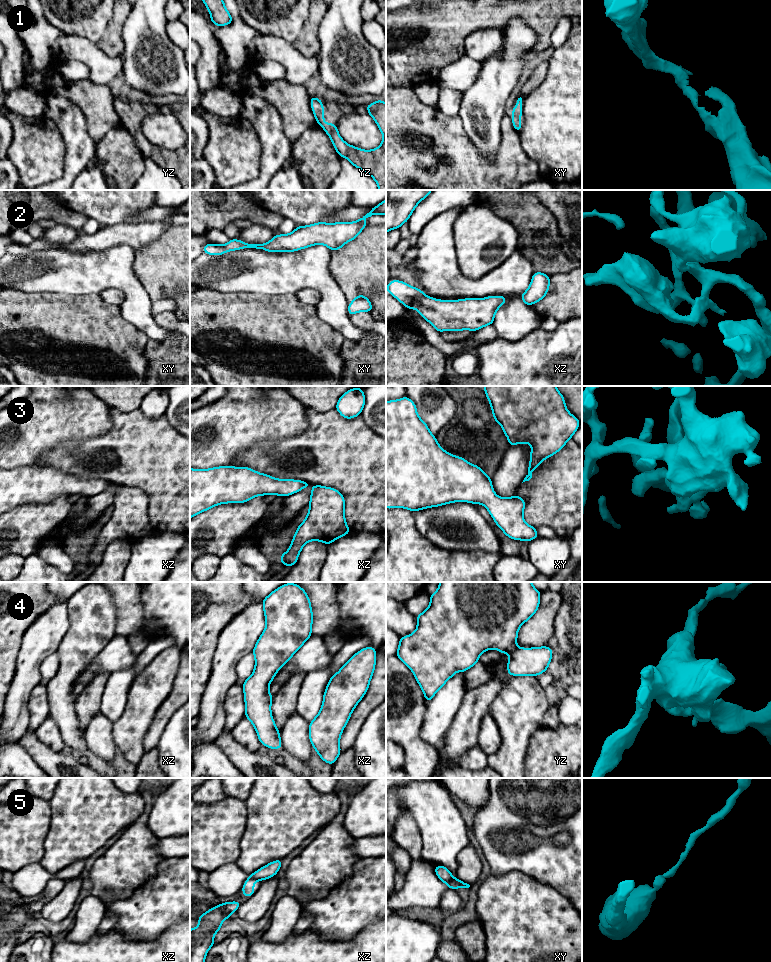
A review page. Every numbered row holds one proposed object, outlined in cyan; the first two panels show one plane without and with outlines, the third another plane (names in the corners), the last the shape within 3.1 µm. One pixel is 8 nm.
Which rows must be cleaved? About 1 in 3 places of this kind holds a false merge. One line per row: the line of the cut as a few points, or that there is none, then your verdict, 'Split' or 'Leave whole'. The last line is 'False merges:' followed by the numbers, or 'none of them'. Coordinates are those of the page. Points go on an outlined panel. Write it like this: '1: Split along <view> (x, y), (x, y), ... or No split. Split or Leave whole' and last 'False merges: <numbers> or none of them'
1: No split. Leave whole
2: No split. Leave whole
3: No split. Leave whole
4: No split. Leave whole
5: Split along xz (249, 876), (258, 880). Split
False merges: 5

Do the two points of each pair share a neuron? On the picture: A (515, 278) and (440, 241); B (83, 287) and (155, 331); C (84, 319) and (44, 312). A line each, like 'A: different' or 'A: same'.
A: same
B: same
C: same

